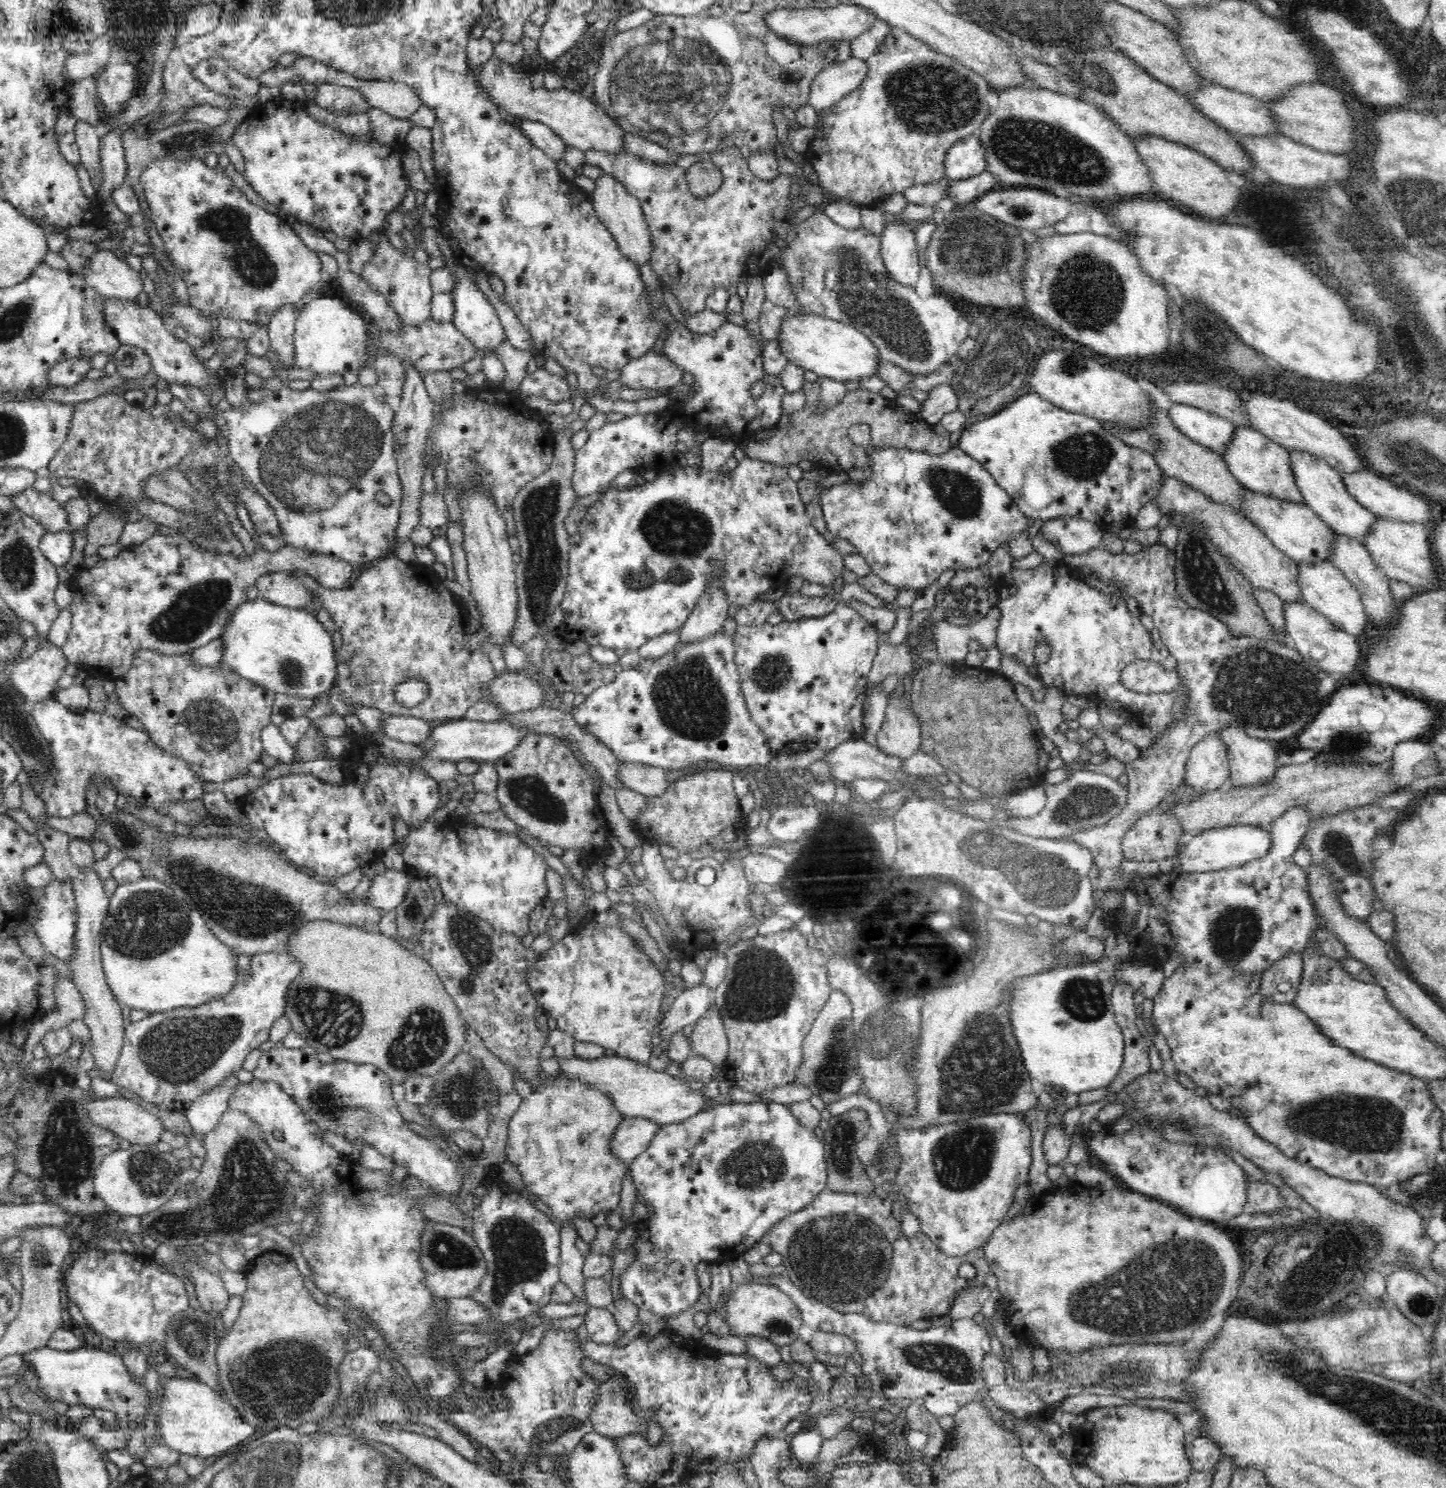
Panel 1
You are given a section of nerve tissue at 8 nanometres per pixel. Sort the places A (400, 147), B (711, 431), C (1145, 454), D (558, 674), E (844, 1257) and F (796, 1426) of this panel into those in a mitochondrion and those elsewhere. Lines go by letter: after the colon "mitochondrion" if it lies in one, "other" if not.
A: other
B: other
C: other
D: other
E: mitochondrion
F: other

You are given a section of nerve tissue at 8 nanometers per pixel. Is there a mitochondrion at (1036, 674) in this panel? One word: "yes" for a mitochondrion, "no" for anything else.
no

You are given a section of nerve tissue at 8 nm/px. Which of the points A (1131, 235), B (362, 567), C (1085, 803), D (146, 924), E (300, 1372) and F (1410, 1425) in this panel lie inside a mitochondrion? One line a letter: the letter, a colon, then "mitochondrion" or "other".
A: mitochondrion
B: other
C: mitochondrion
D: mitochondrion
E: mitochondrion
F: mitochondrion

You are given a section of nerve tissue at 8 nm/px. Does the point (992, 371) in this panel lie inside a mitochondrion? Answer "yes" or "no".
yes

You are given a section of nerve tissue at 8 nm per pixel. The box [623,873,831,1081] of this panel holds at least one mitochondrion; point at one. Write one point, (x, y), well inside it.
(762, 988)

